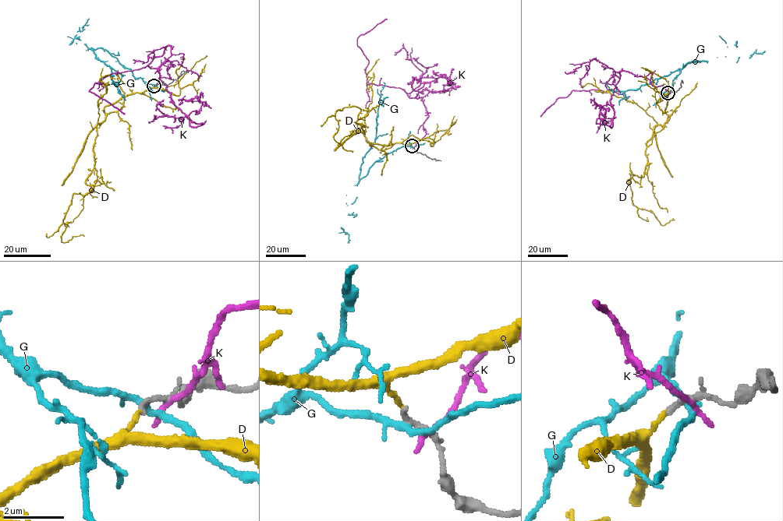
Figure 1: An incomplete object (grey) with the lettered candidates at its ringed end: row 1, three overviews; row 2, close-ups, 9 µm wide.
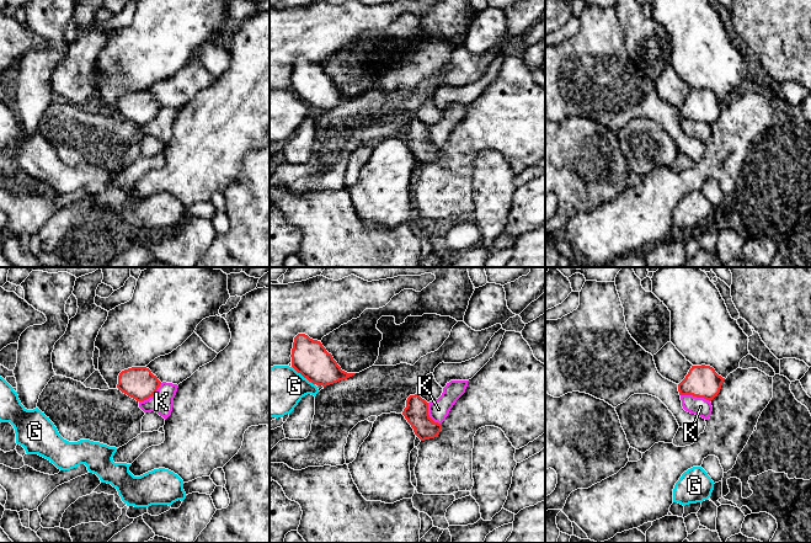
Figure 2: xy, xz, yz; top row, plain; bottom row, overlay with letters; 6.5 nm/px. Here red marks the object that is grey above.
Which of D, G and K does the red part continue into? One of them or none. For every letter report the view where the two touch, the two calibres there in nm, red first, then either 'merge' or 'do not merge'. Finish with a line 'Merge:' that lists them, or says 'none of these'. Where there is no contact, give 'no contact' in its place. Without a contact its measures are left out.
D: no contact | merge
G: xz | 240/340 nm | do not merge
K: yz | 200/120 nm | do not merge
Merge: D

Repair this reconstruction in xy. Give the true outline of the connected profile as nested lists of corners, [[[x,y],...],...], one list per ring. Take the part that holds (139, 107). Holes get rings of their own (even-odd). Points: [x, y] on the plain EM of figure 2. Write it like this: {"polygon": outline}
{"polygon": [[[132,91],[118,100],[117,112],[137,126],[144,126],[153,121],[161,106],[146,91]]]}

